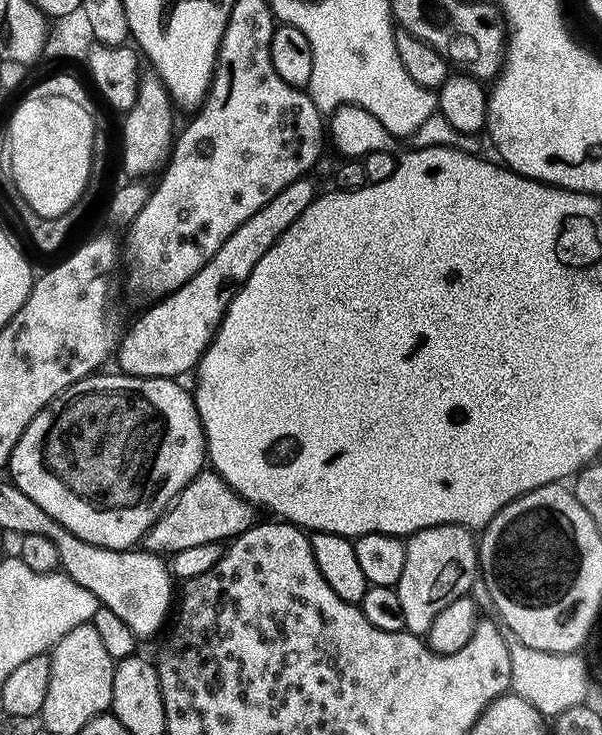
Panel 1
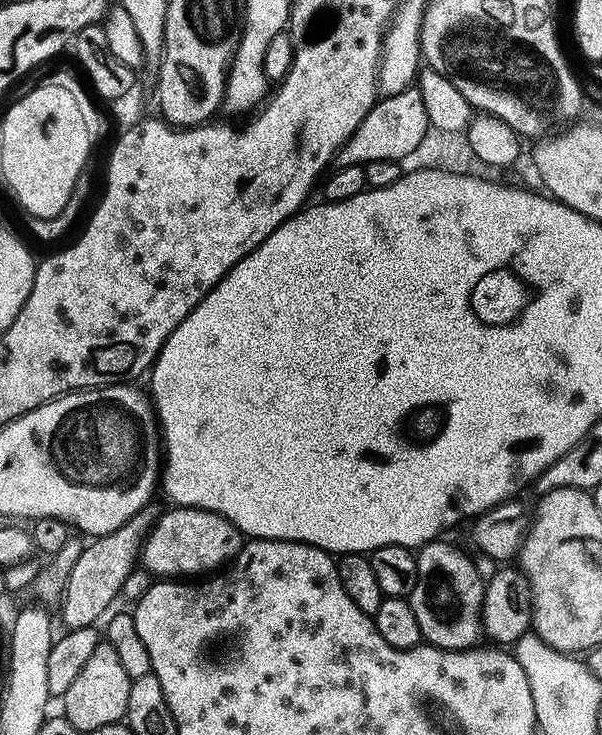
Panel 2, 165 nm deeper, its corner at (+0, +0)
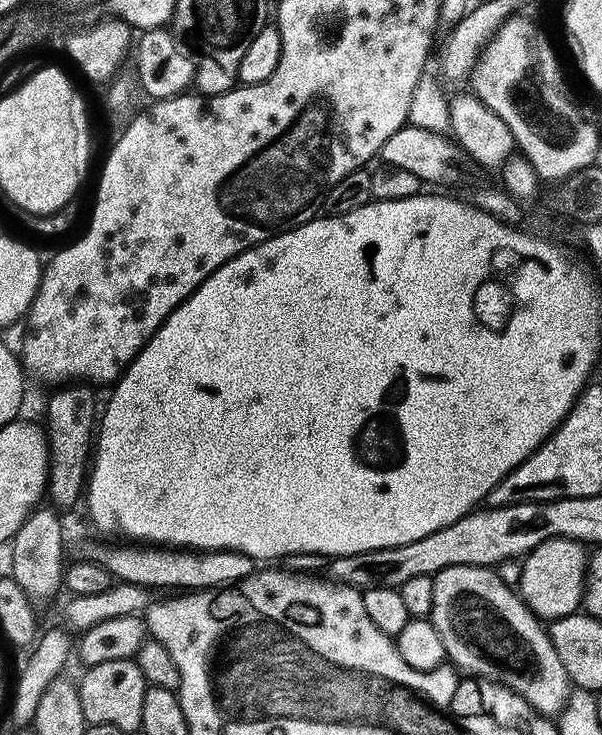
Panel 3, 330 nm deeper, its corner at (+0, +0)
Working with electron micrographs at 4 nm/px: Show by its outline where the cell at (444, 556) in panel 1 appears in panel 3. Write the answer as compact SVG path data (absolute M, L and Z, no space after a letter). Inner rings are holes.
M463 564L442 569L432 581L434 600L430 621L442 640L447 659L461 673L476 678L491 677L495 683L517 692L542 716L552 718L560 713L570 695L566 666L558 659L558 650L554 650L545 625L501 580L499 571Z

